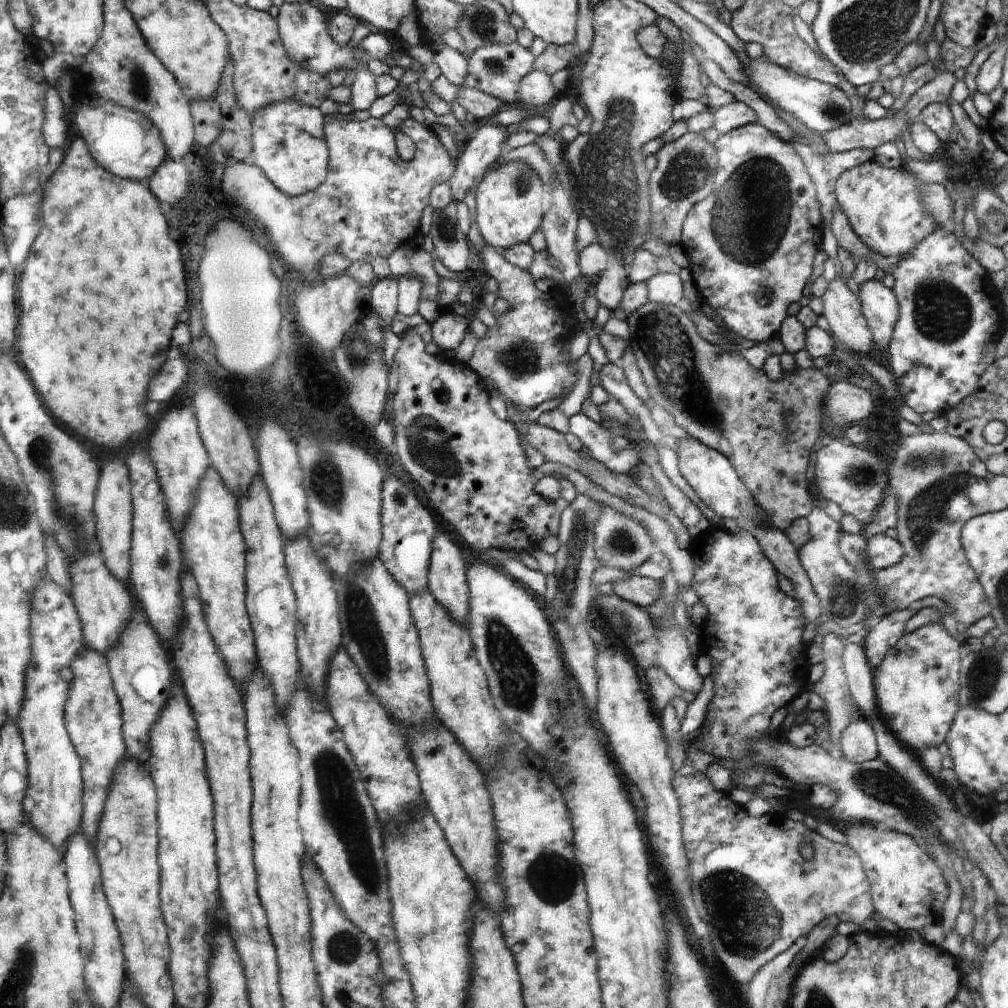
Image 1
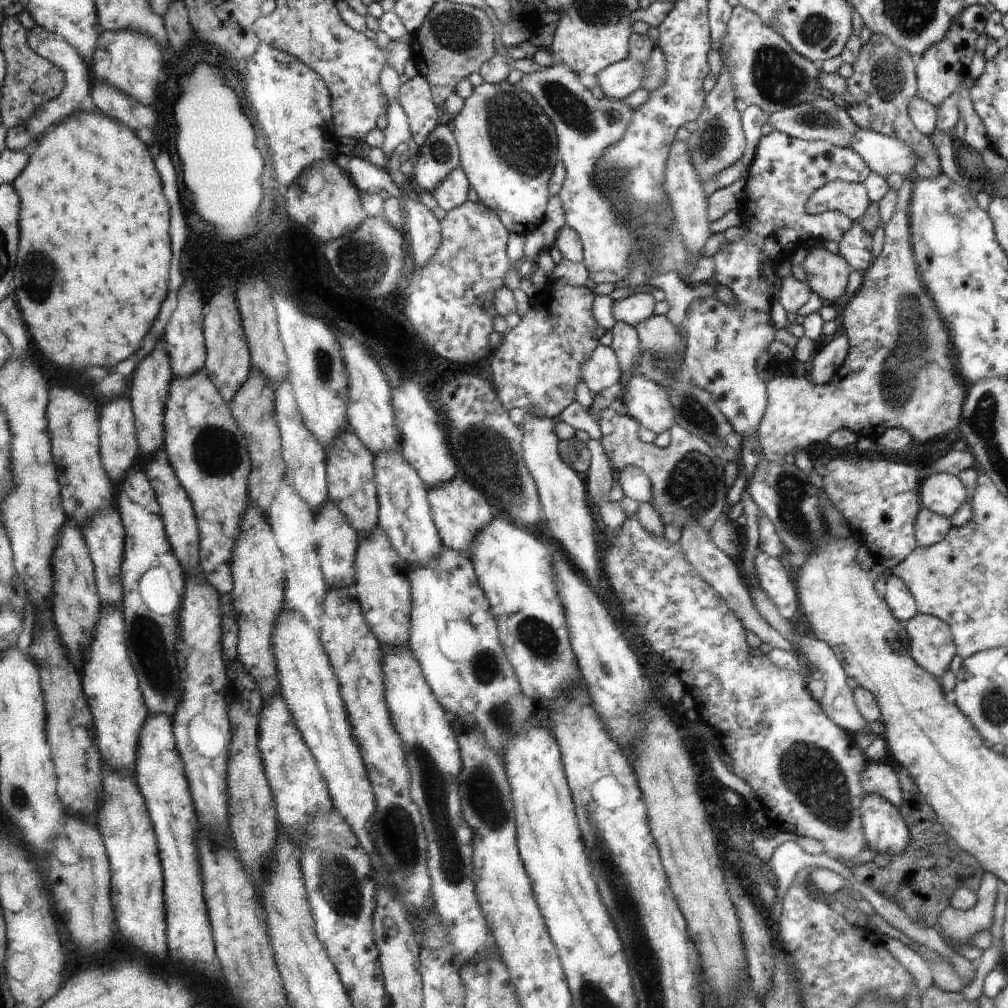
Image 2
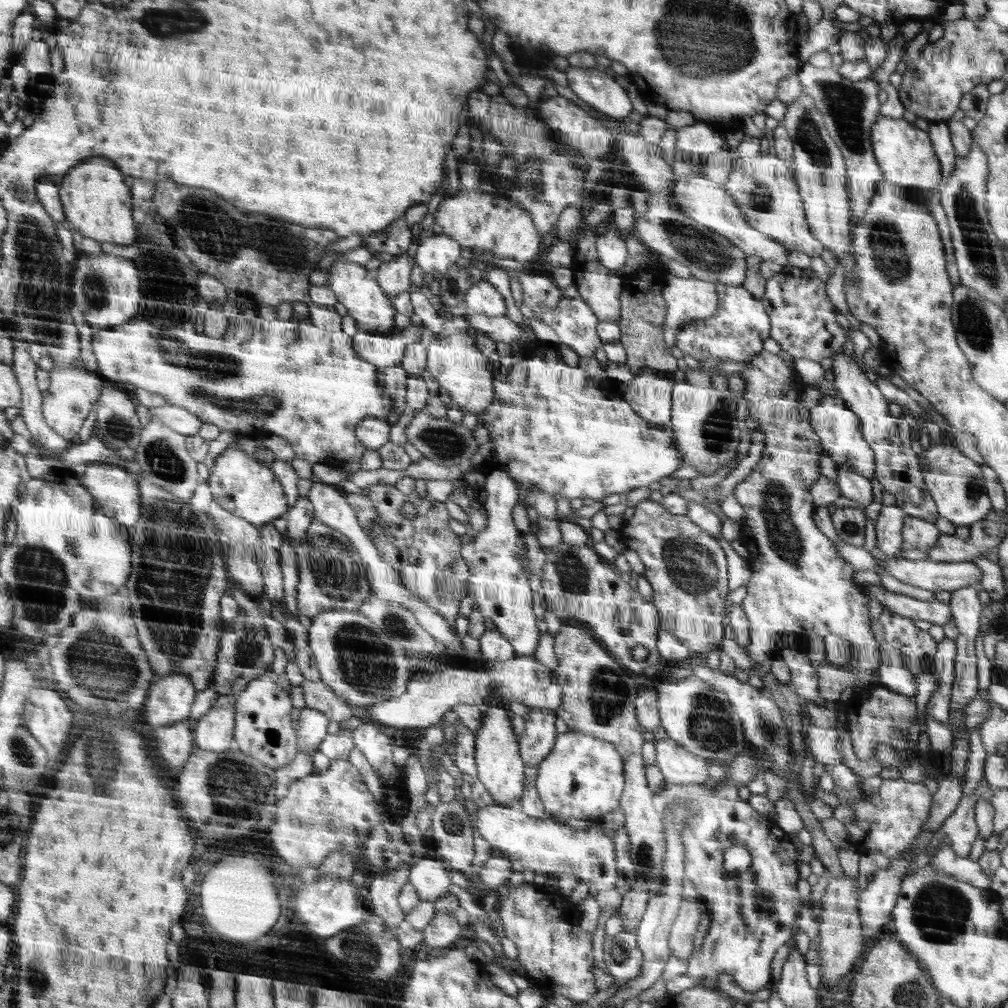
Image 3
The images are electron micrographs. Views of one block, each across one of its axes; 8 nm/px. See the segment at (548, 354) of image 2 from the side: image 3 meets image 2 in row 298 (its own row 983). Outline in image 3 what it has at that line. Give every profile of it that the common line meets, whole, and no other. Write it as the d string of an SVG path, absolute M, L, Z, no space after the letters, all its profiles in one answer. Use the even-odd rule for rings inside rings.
M523 884L518 888L515 888L508 896L504 897L504 901L502 901L502 905L499 909L499 917L501 920L501 924L503 926L503 931L505 932L505 936L508 937L517 948L517 960L524 967L526 974L524 974L524 978L530 983L530 986L541 989L543 992L548 994L559 994L565 996L571 1001L578 1000L590 1000L594 994L596 994L596 986L594 986L594 974L592 974L592 933L590 931L582 930L582 942L580 942L580 930L578 930L578 921L582 919L580 915L579 909L575 907L575 905L567 898L566 896L561 896L559 894L555 894L554 898L550 896L550 892L544 890L540 887L535 886L534 884Z

